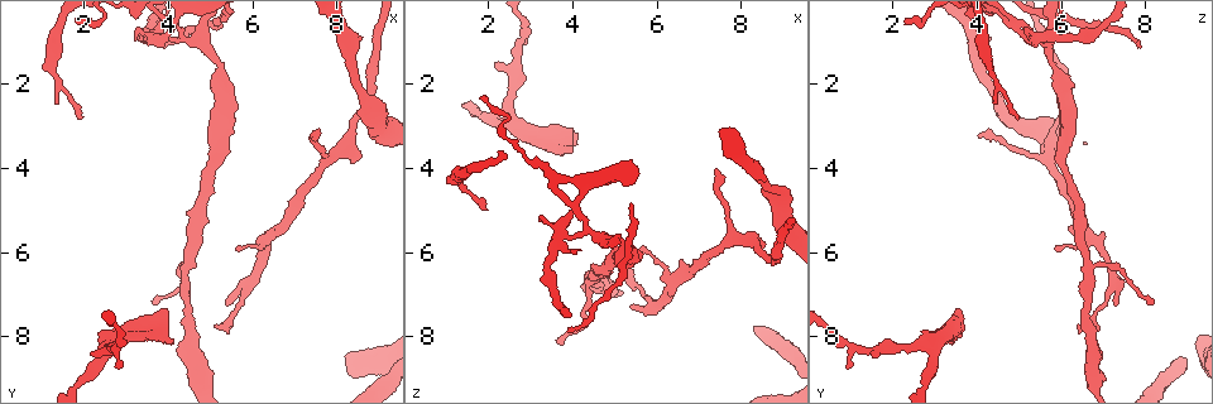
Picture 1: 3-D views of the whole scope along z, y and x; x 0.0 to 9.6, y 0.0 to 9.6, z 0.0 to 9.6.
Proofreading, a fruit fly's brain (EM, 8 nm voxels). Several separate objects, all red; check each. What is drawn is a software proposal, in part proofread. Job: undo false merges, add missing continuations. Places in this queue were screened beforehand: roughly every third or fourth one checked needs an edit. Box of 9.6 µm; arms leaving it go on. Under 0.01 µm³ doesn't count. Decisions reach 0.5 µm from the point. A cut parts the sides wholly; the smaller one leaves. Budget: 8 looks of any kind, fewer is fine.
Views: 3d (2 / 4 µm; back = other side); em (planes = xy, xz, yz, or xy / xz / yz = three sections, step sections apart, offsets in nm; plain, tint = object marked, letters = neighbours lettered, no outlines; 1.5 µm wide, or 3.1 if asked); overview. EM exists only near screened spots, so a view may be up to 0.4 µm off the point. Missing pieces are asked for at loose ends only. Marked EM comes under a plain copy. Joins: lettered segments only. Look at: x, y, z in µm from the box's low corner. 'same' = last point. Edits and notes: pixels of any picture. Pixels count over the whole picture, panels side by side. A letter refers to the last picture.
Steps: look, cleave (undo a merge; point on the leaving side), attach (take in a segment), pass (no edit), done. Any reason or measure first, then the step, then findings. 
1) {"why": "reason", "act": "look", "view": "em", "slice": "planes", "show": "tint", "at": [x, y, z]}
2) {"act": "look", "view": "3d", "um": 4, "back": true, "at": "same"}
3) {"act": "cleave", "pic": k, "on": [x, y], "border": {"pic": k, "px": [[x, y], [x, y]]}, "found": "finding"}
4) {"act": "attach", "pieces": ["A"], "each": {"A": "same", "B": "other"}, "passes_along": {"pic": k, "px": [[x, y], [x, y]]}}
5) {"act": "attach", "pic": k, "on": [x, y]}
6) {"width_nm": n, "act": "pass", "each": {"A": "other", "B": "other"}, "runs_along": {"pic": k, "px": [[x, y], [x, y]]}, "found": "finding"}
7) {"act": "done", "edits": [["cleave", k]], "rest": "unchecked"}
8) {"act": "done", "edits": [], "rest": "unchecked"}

{"why": "an open end", "act": "look", "view": "em", "slice": "planes", "show": "tint", "at": [3.60, 7.25, 8.15]}

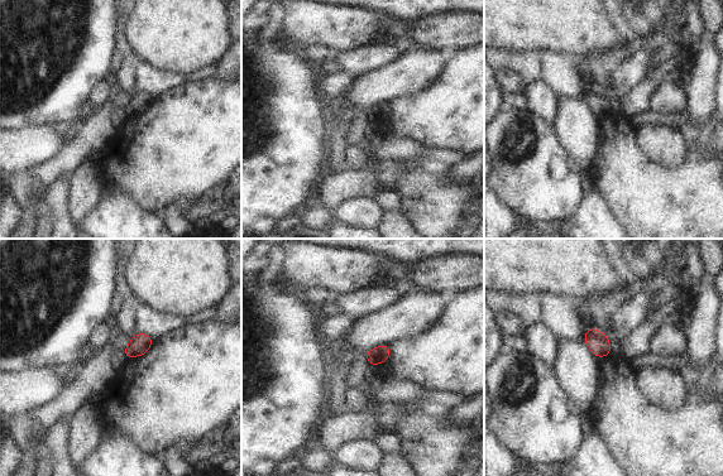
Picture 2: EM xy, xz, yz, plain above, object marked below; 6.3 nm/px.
{"why": "what lies round it", "act": "look", "view": "em", "slice": "planes", "show": "letters", "at": "same"}

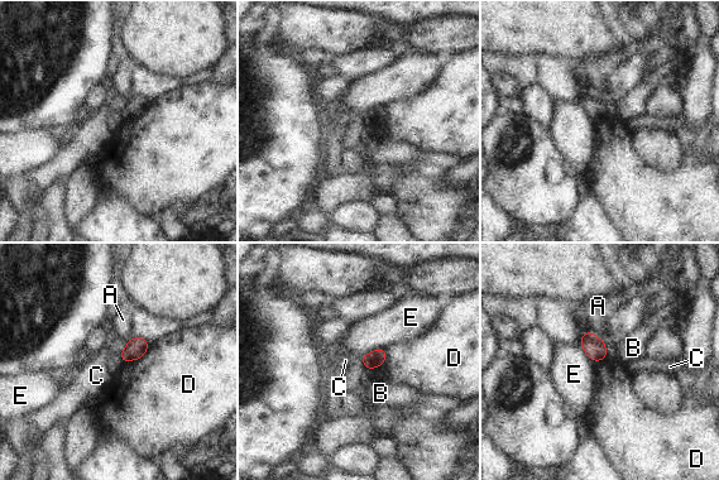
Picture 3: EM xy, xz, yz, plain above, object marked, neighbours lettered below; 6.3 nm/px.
{"act": "pass", "each": {"A": "other", "B": "other", "C": "other", "D": "other", "E": "other"}, "border": {"pic": 3, "px": [[386, 348], [372, 350], [362, 358]]}, "found": "no lettered segment goes on from it"}

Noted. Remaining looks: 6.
{"why": "free end", "act": "look", "view": "em", "slice": "planes", "show": "letters", "at": [7.40, 3.25, 4.10]}

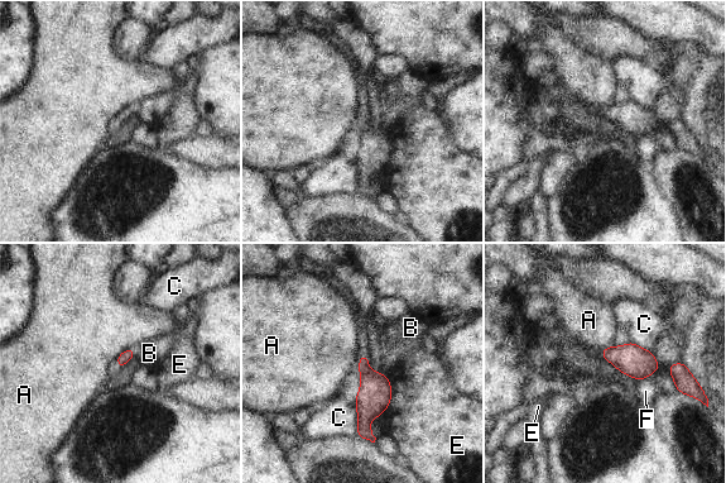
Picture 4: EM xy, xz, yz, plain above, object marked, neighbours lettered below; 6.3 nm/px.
{"longest_contact_nm": ["E", 240], "act": "pass", "each": {"A": "other", "B": "other", "C": "other", "E": "other", "F": "other"}, "border": {"pic": 4, "px": [[133, 348], [124, 349], [116, 357]]}, "found": "no lettered segment goes on from it"}

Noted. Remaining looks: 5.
{"why": "free end", "act": "look", "view": "3d", "um": 4, "at": [2.80, 8.75, 0.90]}

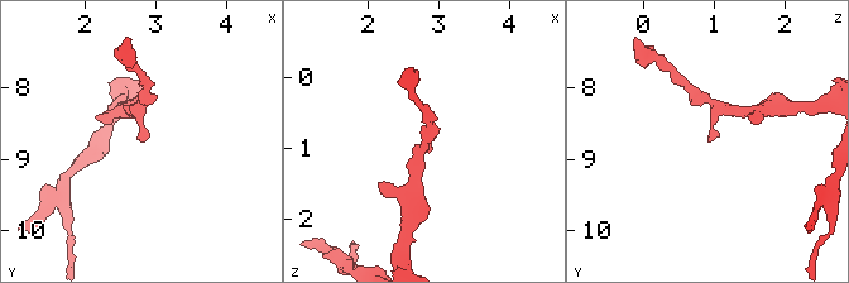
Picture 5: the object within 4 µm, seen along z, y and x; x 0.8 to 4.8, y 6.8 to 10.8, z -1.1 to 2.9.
{"arm_widths_nm": [170, 190], "act": "look", "view": "em", "slice": "planes", "show": "letters", "at": [2.85, 8.75, 0.90]}

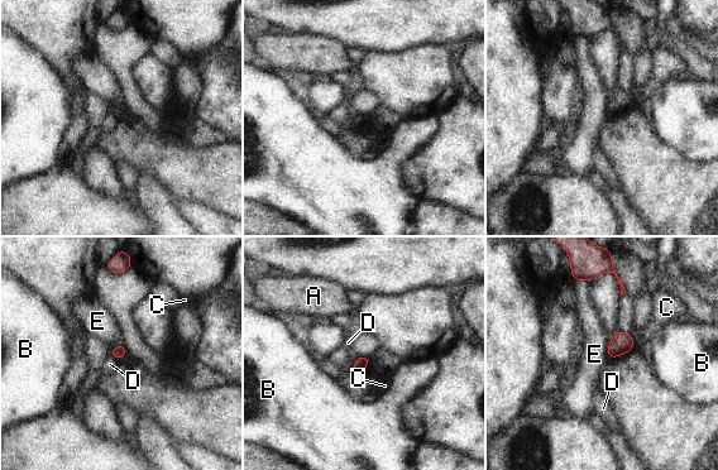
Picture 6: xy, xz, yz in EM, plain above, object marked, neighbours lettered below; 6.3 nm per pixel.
{"act": "pass", "each": {"A": "other", "B": "other", "C": "other", "D": "other", "E": "other"}, "border": {"pic": 6, "px": [[120, 341], [109, 350]]}, "found": "no lettered segment goes on from it"}

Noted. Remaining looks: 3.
{"act": "done", "edits": [], "rest": "unchecked"}

